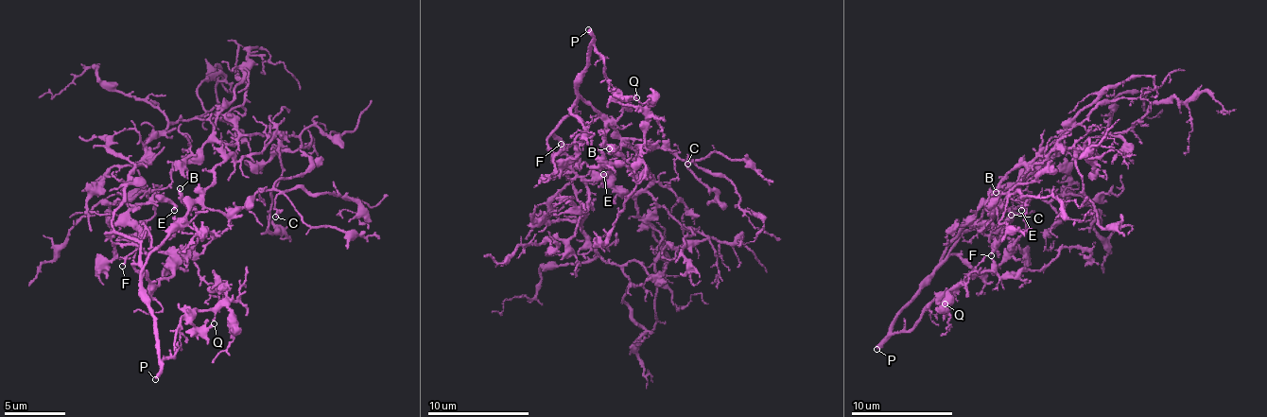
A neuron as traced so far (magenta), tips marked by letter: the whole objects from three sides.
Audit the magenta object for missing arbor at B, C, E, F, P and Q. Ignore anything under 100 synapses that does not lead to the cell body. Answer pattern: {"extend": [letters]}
{"extend": ["P"]}

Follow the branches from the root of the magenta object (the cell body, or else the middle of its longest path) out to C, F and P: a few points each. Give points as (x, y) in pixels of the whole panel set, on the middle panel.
C: (576, 108), (576, 103), (583, 100), (624, 138), (665, 146), (672, 153), (687, 159), (687, 164)
F: (576, 108), (548, 138), (548, 146), (556, 153), (571, 146), (571, 144), (561, 144)
P: (576, 108), (576, 80), (586, 67), (586, 55), (591, 44), (588, 29)

